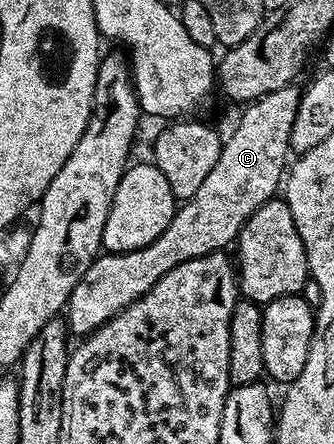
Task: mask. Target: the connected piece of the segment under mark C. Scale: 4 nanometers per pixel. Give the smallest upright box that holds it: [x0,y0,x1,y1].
[65,85,301,335]

